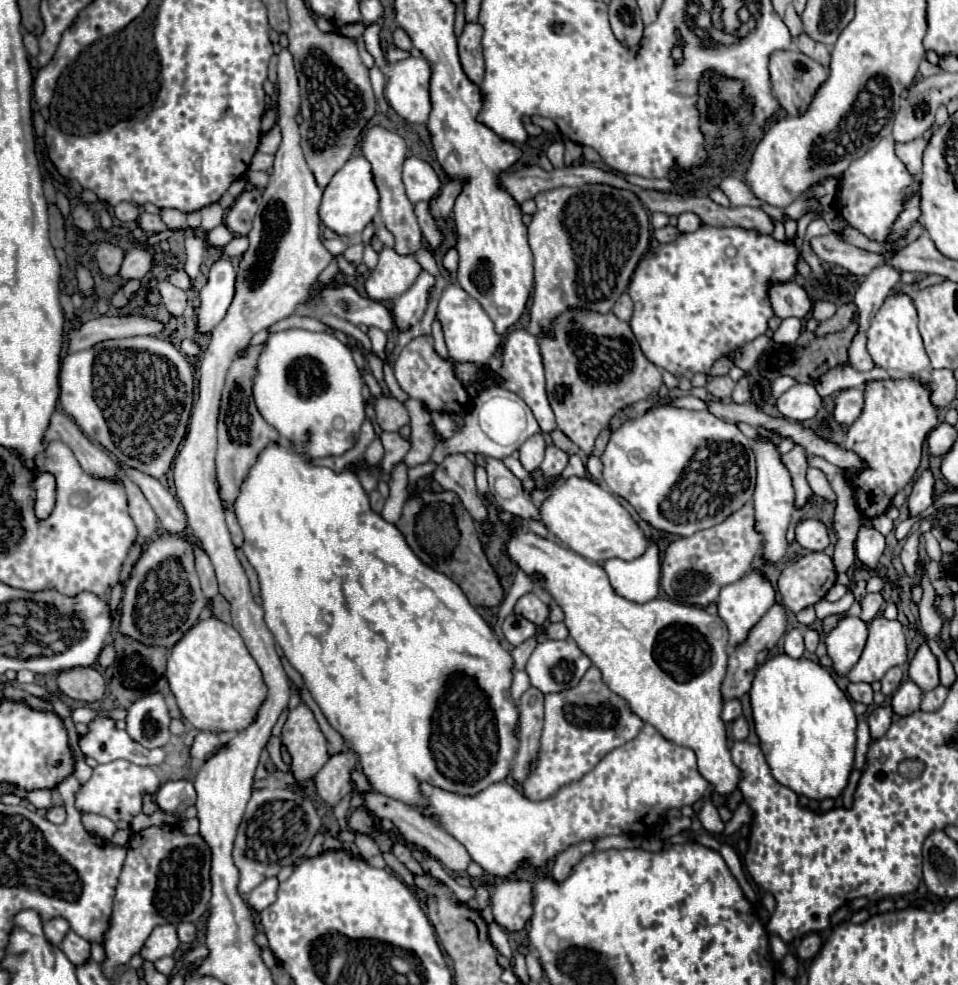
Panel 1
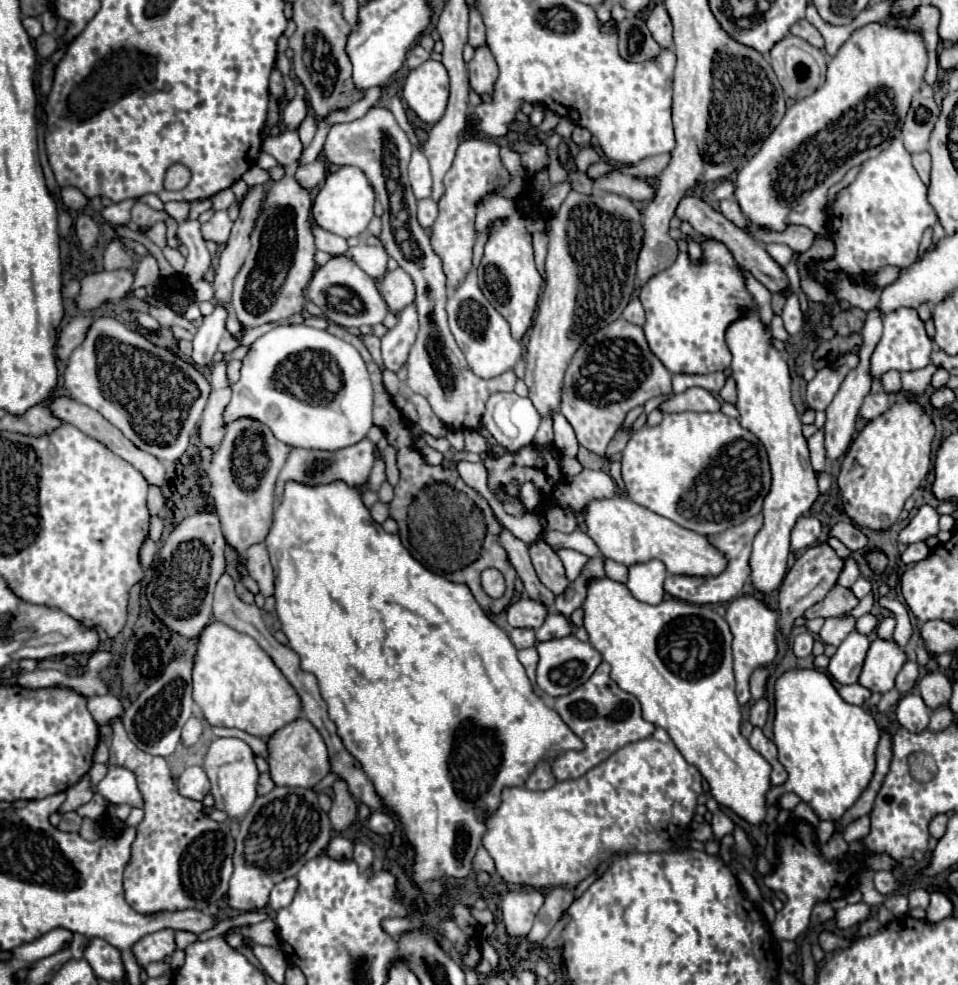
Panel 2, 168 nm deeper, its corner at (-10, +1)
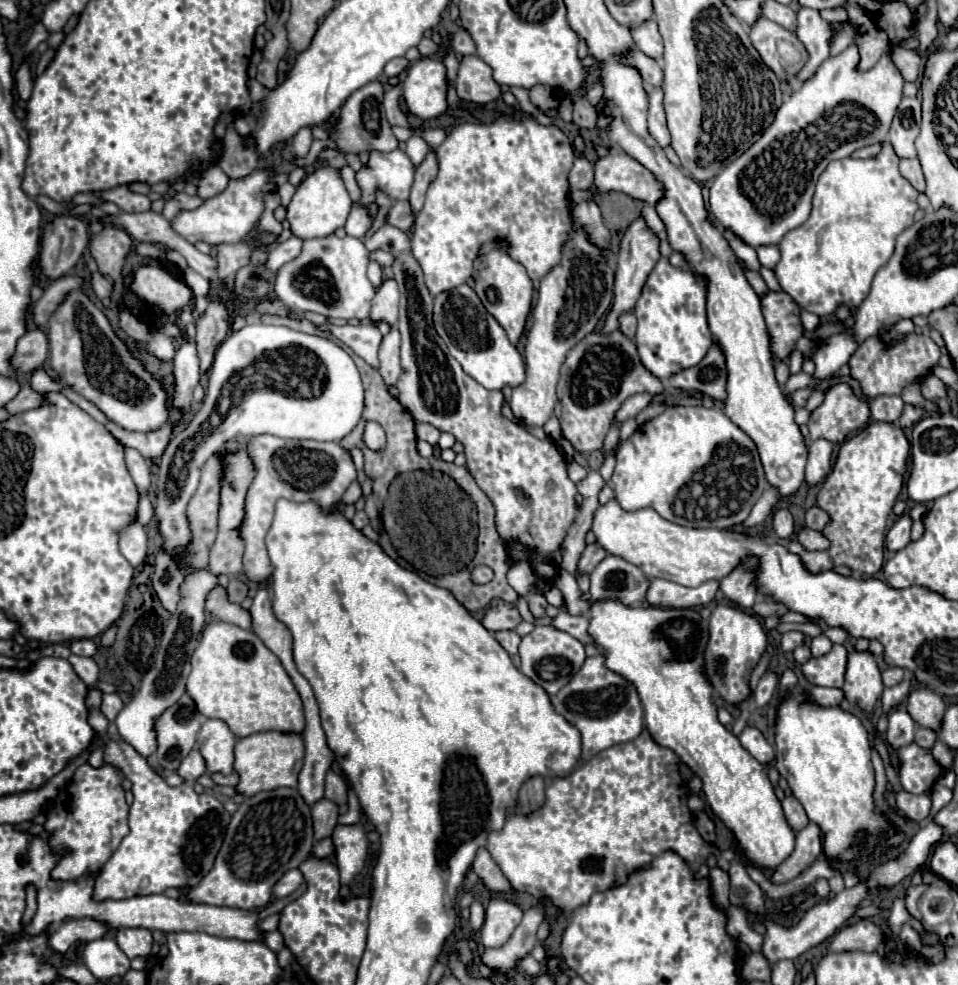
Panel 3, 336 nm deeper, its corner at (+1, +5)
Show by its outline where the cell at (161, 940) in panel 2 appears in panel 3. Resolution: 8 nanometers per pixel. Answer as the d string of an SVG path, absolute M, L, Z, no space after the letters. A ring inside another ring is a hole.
M118 929L116 943L126 953L128 959L134 959L134 957L148 957L154 939L148 929Z

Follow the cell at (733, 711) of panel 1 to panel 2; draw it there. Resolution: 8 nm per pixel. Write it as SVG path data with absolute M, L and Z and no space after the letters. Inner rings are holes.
M739 597L733 599L727 605L727 613L725 613L725 621L729 623L729 629L733 633L733 671L735 671L735 679L737 679L737 699L741 705L745 705L751 695L749 695L749 677L751 673L765 665L771 663L777 655L777 613L767 609L761 601L757 601L755 597Z

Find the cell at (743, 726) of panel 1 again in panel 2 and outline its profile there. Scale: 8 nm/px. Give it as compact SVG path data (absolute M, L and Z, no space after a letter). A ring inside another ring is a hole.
M763 697L763 699L755 701L755 705L751 707L751 723L755 727L763 727L767 721L767 715L769 715L769 701Z

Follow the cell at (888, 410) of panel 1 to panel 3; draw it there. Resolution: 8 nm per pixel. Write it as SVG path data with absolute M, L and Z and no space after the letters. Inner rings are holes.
M870 421L868 427L842 443L834 469L828 473L818 493L818 507L830 515L830 523L822 531L830 539L828 551L806 551L798 541L788 545L810 573L822 573L834 565L846 565L854 573L874 575L882 567L884 531L892 505L904 485L906 459L910 443L904 431L888 421Z

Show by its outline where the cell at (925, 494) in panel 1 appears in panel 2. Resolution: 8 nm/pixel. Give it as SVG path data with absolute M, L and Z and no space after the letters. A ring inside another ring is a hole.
M923 505L917 515L911 519L911 523L899 533L899 543L903 545L911 545L917 541L925 541L931 535L937 535L937 521L939 521L939 513L931 507L931 505Z

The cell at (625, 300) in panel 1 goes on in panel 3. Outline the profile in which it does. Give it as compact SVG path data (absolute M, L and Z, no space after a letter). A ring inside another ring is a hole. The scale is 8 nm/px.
M626 311L618 317L618 321L620 321L620 331L628 337L634 337L634 333L636 333L636 315L632 311Z

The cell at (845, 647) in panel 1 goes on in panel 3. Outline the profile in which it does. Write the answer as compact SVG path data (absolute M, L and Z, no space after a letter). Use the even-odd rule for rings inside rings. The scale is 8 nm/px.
M832 645L830 653L822 657L812 657L808 663L802 665L804 677L822 687L842 687L844 673L846 673L848 651L844 645Z

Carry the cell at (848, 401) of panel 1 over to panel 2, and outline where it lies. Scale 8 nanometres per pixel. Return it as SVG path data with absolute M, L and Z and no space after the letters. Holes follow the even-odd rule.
M877 393L877 395L867 395L865 397L865 401L863 401L863 407L861 407L861 417L865 417L865 419L875 419L875 417L879 417L879 415L883 415L889 407L891 407L891 403L895 401L895 397L891 397L889 399L889 395L887 393Z

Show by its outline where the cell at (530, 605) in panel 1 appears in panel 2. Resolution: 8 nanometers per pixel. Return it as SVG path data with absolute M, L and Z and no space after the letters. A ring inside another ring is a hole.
M519 599L507 609L507 623L511 627L529 627L539 629L545 621L547 607L533 599Z

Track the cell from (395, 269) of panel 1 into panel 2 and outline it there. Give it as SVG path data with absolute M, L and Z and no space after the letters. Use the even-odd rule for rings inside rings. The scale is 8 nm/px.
M401 267L387 271L387 275L379 281L379 291L393 313L401 313L415 299L413 281Z

